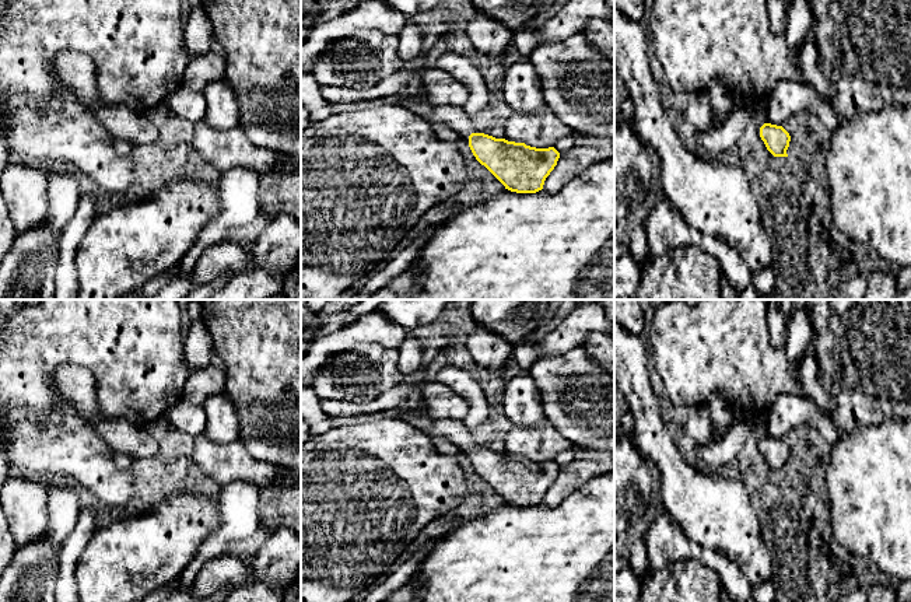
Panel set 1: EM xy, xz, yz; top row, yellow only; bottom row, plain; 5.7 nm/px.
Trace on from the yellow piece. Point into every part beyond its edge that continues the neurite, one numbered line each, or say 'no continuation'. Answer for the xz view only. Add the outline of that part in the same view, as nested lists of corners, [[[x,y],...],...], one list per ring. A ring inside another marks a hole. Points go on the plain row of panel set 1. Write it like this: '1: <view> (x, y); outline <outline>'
1: xz (455, 431); outline [[[432,420],[431,428],[425,431],[431,438],[438,437],[458,445],[463,451],[474,447],[470,430],[460,420]]]

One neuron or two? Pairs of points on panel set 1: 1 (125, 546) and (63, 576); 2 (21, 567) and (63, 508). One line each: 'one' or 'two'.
1: two
2: one

